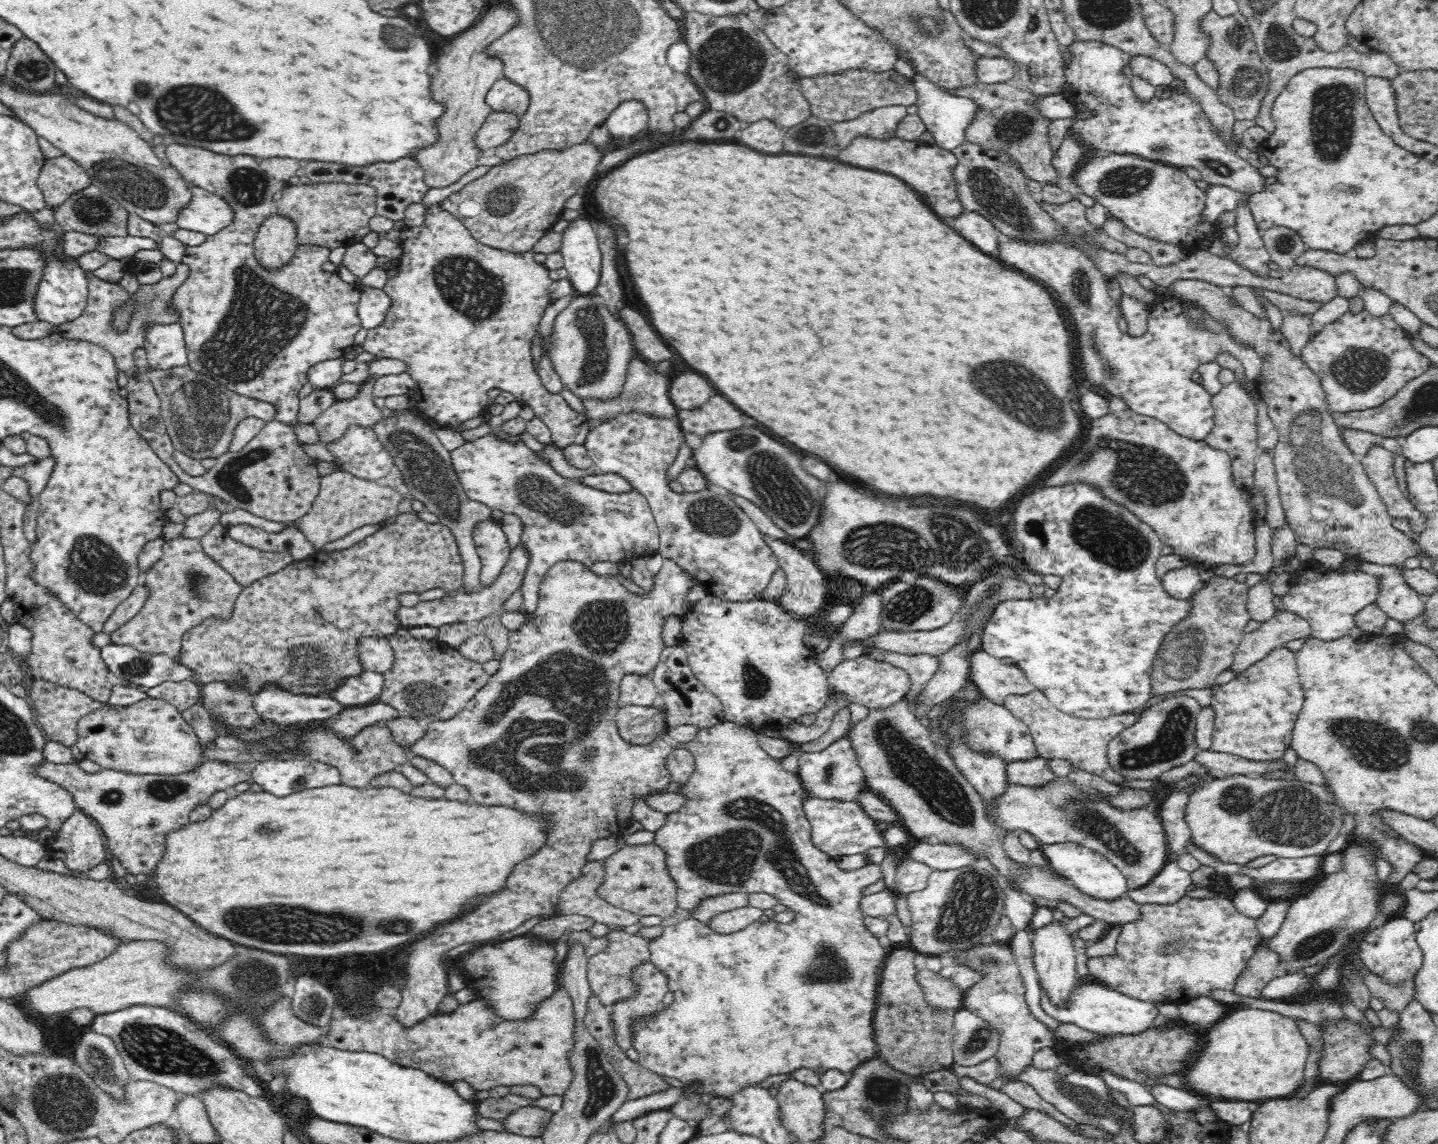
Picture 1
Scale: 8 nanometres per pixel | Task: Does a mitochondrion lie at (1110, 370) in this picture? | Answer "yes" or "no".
yes

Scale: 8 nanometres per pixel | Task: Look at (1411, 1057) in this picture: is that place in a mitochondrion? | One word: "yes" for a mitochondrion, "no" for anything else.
yes

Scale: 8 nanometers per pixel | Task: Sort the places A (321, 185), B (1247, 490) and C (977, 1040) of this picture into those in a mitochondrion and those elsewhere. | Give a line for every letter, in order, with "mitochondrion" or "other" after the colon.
A: other
B: other
C: mitochondrion

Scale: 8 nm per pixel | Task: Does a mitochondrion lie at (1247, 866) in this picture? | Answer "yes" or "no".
no

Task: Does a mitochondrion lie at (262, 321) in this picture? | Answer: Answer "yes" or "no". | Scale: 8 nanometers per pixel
yes

